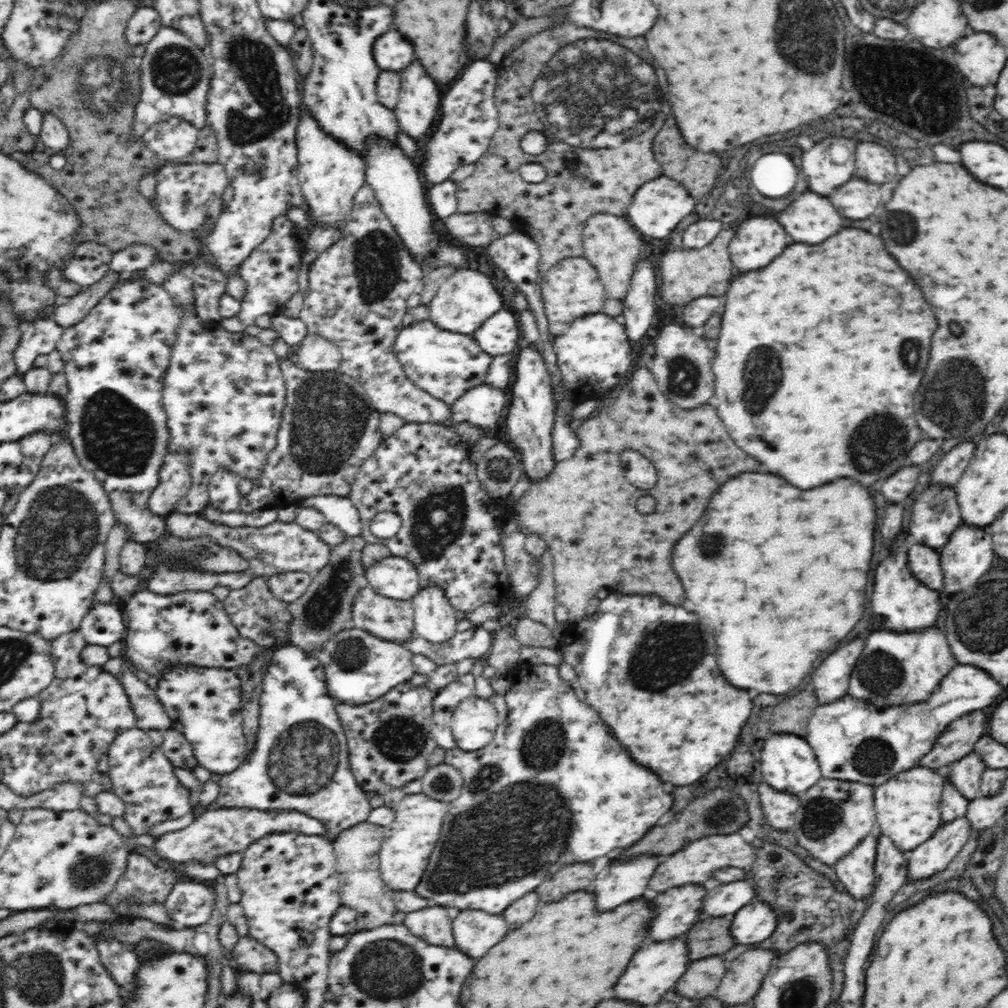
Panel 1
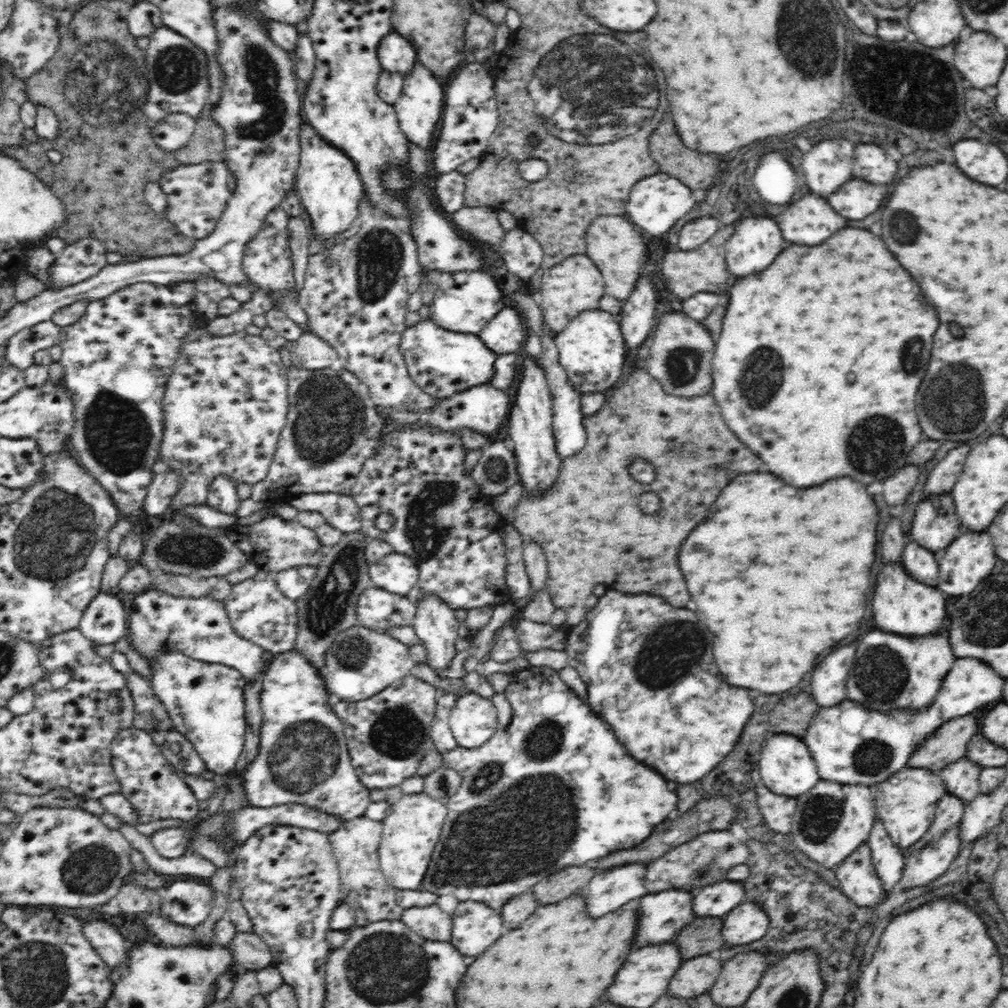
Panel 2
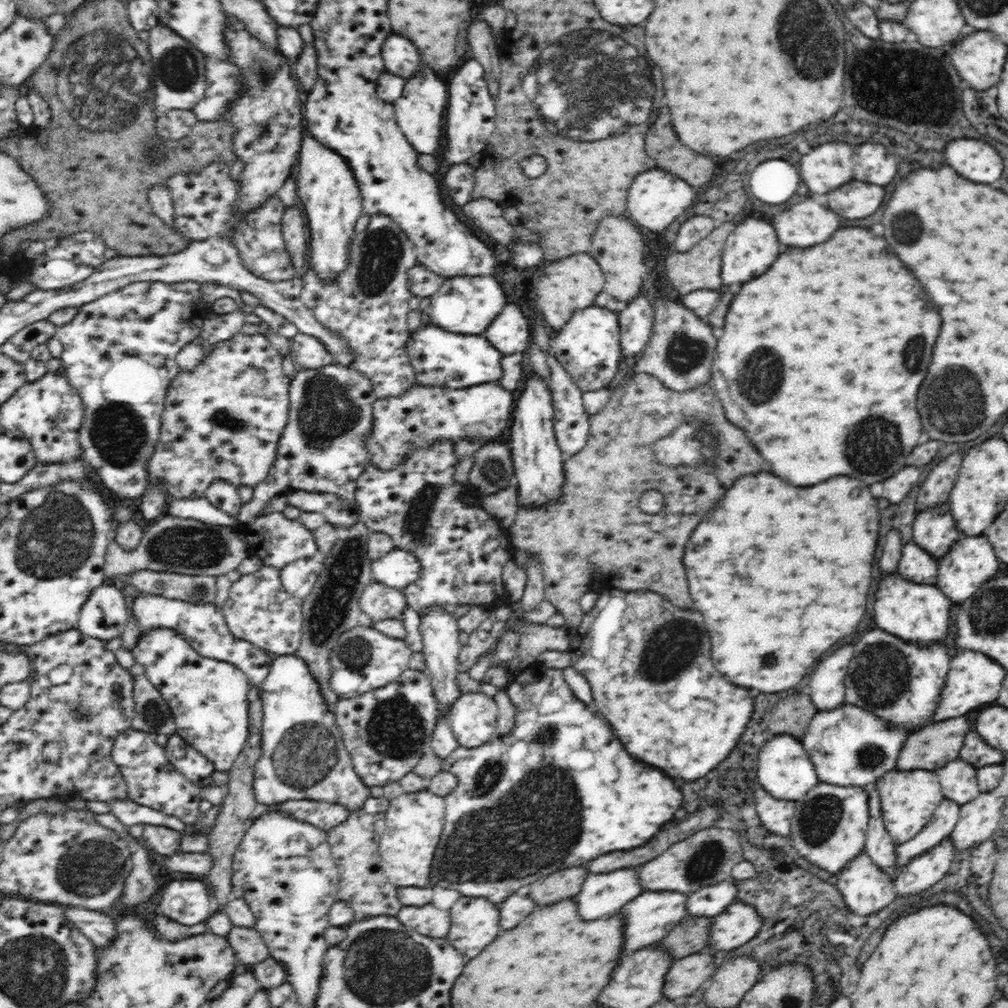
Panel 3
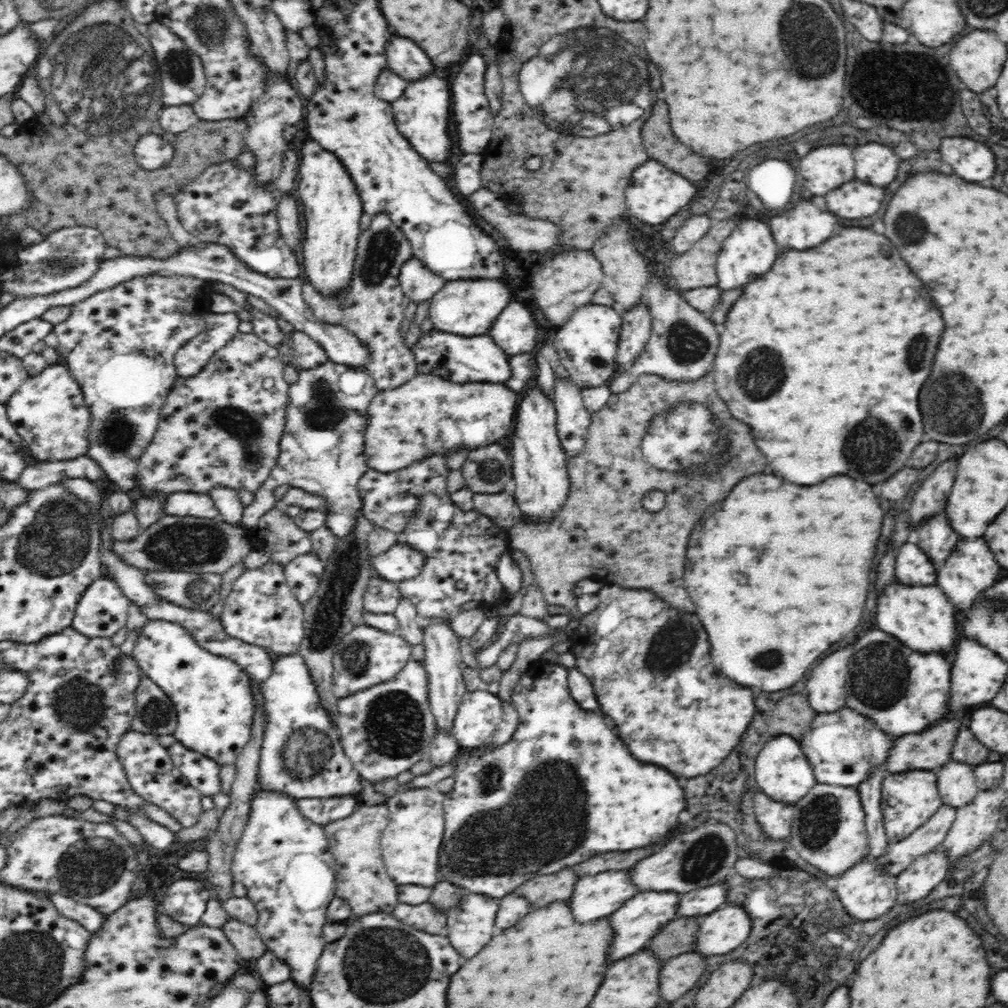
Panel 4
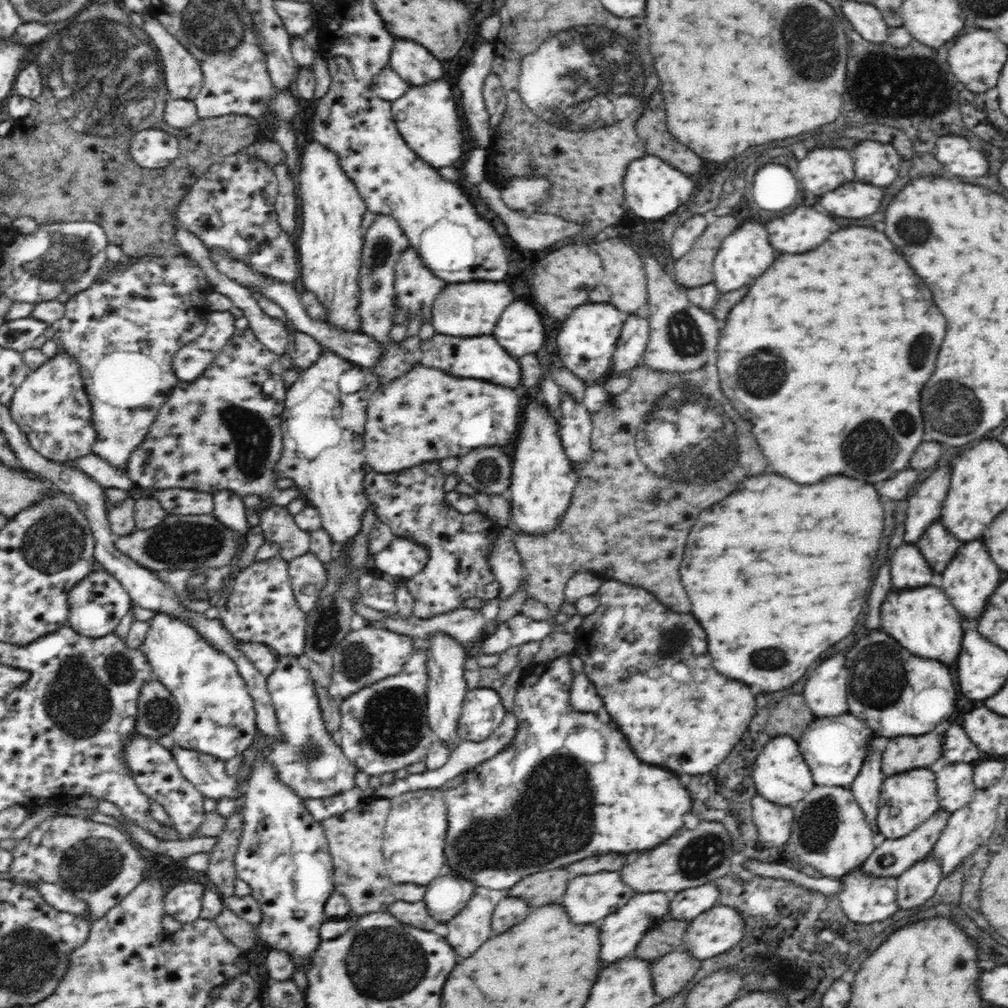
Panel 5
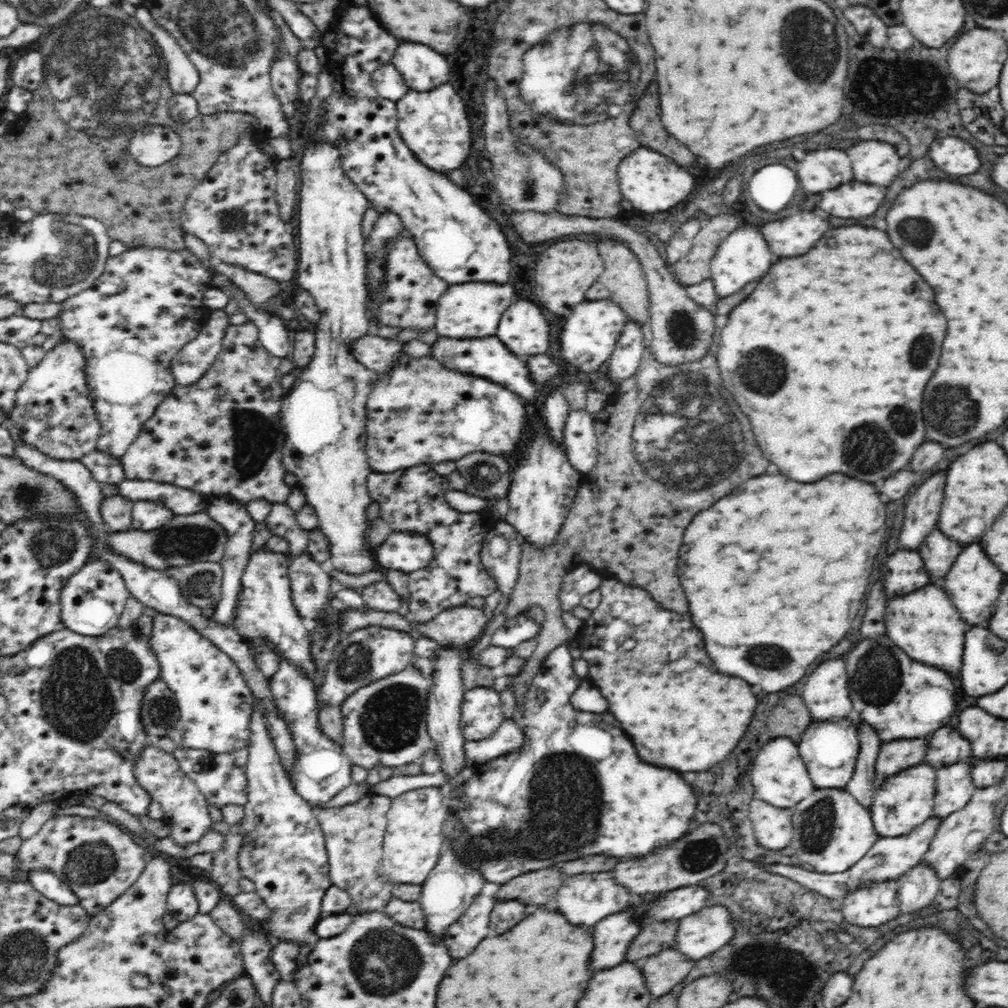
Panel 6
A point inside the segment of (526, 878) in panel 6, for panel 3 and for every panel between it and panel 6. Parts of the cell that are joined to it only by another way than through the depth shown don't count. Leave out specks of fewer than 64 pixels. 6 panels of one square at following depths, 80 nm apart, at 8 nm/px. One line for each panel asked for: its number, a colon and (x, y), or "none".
3: (567, 883)
4: (545, 889)
5: (545, 887)

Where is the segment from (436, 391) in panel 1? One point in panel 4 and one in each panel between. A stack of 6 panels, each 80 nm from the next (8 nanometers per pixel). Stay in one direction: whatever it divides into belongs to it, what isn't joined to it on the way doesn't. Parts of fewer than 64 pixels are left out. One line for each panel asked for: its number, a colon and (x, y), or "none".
2: (441, 363)
3: (439, 358)
4: (462, 359)

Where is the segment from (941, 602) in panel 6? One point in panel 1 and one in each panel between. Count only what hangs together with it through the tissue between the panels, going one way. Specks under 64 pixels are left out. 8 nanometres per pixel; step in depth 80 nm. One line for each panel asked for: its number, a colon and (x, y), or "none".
1: (899, 601)
2: (900, 605)
3: (919, 613)
4: (921, 617)
5: (923, 620)

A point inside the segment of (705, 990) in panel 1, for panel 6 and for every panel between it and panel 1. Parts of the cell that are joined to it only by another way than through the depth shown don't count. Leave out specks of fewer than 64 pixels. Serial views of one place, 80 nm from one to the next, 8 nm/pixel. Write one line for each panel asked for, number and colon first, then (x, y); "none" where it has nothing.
2: (696, 976)
3: (687, 975)
4: (679, 975)
5: (670, 973)
6: (662, 972)

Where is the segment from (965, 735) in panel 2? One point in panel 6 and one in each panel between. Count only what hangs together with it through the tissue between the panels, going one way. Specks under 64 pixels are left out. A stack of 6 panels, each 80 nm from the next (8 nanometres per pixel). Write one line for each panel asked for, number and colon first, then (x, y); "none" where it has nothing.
3: (931, 747)
4: (929, 749)
5: (900, 754)
6: (895, 757)

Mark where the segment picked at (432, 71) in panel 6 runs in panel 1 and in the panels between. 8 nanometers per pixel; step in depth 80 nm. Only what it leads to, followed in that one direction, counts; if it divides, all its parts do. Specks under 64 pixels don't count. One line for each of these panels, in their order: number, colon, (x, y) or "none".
1: (391, 52)
2: (396, 55)
3: (400, 57)
4: (404, 58)
5: (414, 63)

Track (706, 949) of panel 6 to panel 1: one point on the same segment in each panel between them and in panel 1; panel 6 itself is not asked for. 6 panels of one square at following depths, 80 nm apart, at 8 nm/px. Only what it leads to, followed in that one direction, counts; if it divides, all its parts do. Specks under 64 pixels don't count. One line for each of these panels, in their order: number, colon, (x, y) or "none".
1: (755, 922)
2: (747, 922)
3: (740, 922)
4: (725, 929)
5: (716, 930)

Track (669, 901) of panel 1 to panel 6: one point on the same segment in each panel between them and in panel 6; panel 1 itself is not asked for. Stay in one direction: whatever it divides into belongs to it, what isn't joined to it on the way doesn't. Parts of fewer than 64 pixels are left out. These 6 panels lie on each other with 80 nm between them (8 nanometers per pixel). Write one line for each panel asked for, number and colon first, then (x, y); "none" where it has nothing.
2: (662, 915)
3: (649, 918)
4: (640, 919)
5: (621, 932)
6: (612, 936)

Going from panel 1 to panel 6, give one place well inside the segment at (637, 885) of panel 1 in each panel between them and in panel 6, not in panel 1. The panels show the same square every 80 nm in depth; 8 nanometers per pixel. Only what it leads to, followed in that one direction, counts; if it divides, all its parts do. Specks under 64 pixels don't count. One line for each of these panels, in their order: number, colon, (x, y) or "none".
2: (609, 890)
3: (602, 894)
4: (595, 897)
5: (589, 898)
6: (586, 899)

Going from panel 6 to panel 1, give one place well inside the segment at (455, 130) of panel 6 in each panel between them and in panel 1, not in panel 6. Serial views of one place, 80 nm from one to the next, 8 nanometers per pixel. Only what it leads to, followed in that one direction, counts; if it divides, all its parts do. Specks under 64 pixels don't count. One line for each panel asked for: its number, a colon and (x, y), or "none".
1: (419, 100)
2: (419, 107)
3: (419, 112)
4: (422, 114)
5: (428, 116)

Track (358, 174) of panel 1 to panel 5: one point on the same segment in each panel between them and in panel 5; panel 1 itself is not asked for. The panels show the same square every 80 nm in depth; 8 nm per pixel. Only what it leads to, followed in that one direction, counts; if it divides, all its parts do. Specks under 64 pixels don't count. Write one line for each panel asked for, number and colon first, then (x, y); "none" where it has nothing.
2: (327, 181)
3: (326, 186)
4: (332, 205)
5: (330, 245)

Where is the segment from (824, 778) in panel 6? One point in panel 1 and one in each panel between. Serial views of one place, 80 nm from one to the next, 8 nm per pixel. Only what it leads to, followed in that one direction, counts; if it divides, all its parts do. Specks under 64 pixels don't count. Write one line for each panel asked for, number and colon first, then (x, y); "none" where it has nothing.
1: (853, 740)
2: (852, 745)
3: (849, 746)
4: (844, 747)
5: (835, 748)

